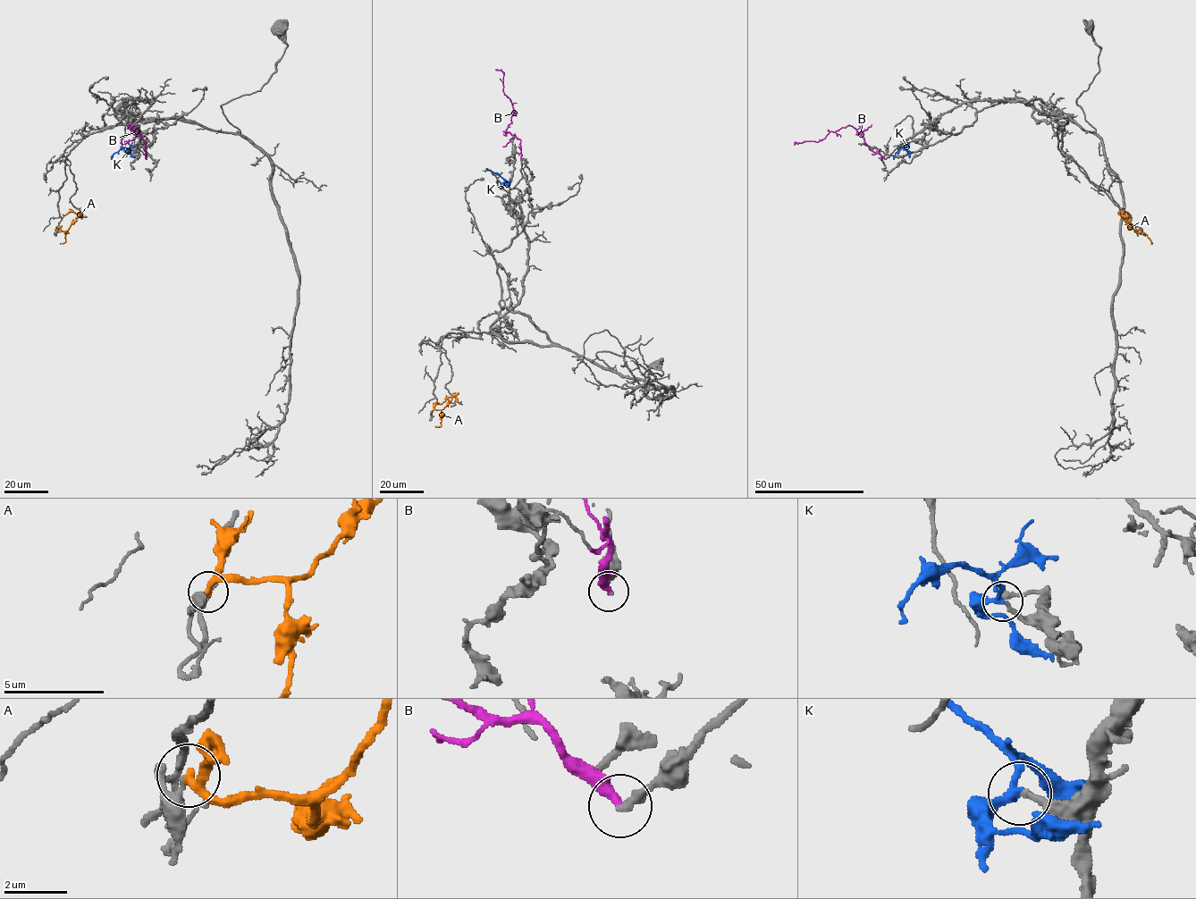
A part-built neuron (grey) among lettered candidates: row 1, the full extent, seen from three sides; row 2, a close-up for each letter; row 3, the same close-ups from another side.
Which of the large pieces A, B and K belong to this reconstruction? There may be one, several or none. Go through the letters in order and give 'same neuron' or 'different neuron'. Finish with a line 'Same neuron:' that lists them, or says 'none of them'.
A: different neuron
B: different neuron
K: same neuron
Same neuron: K

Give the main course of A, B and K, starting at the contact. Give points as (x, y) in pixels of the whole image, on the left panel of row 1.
A: (56, 230), (65, 231), (78, 216), (70, 212), (63, 219)
B: (146, 159), (145, 141), (130, 130), (136, 126), (135, 138), (125, 144), (120, 142)
K: (130, 151), (123, 147), (111, 159)

